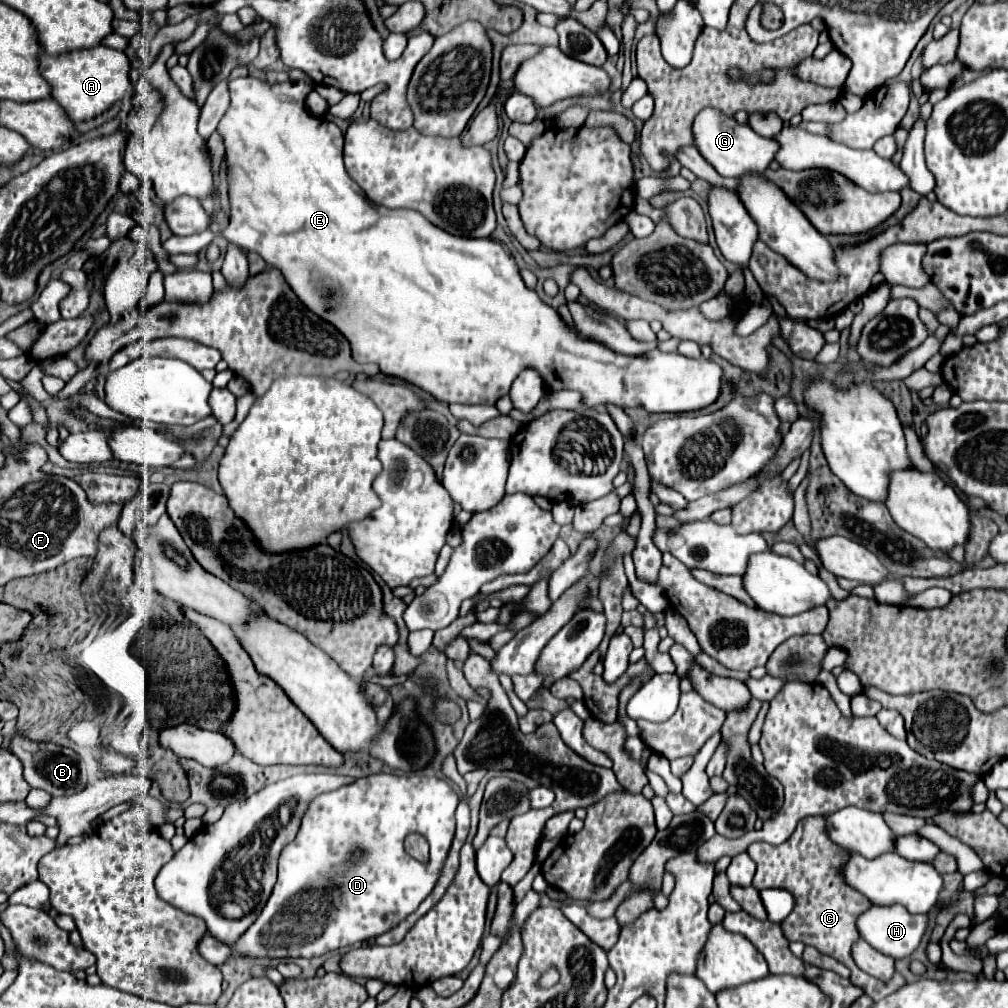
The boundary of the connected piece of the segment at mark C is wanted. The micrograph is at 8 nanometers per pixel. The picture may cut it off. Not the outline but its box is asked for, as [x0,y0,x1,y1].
[747,815,899,1001]

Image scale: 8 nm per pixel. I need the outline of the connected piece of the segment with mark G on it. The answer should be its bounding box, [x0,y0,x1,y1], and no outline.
[693,109,779,177]

